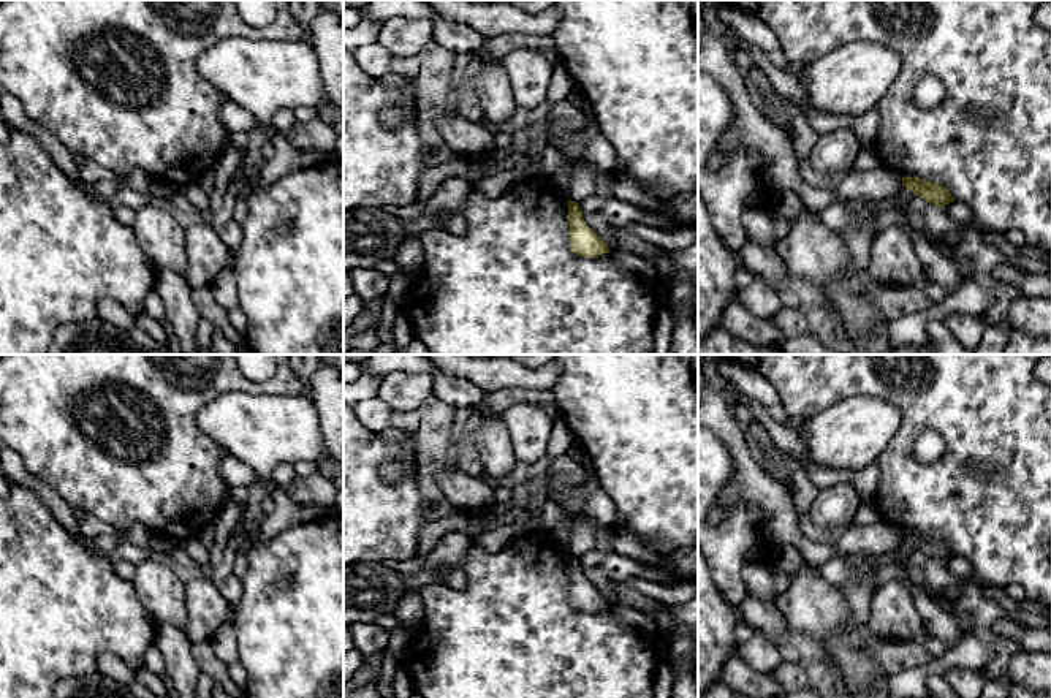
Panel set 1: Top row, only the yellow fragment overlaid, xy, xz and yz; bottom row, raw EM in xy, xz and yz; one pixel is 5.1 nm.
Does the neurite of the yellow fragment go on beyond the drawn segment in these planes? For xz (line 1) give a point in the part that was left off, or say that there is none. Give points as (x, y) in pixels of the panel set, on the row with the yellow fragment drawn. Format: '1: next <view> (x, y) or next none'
1: next none

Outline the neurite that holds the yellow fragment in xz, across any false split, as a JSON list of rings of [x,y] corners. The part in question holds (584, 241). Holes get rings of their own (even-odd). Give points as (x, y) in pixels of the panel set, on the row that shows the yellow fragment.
[[[568,199],[568,237],[571,252],[590,258],[609,253],[608,244],[586,223],[579,203]]]

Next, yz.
[[[902,177],[902,187],[910,190],[915,196],[923,198],[926,203],[939,207],[954,201],[951,193],[937,182],[924,180],[920,177]]]

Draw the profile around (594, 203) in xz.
[[[600,190],[595,195],[581,201],[579,207],[582,212],[595,212],[595,211],[600,211],[603,207],[603,204],[605,204],[605,192]]]

